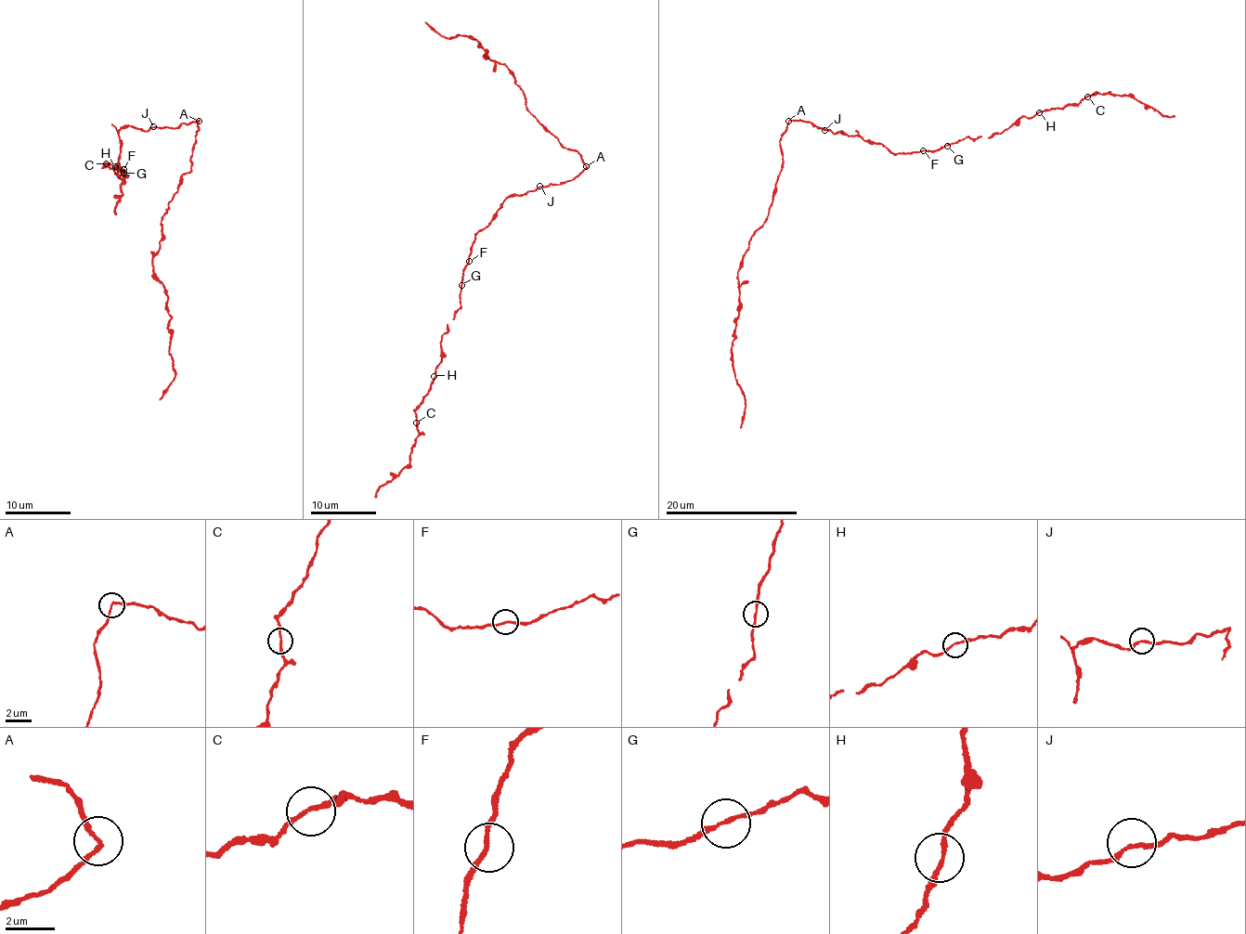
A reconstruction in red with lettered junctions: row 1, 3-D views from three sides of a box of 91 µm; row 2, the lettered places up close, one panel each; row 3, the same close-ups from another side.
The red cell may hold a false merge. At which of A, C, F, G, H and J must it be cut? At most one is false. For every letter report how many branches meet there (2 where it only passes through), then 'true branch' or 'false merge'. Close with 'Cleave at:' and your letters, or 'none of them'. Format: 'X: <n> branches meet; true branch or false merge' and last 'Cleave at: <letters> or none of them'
A: 2 branches meet; false merge
C: 2 branches meet; true branch
F: 2 branches meet; true branch
G: 2 branches meet; true branch
H: 2 branches meet; true branch
J: 2 branches meet; true branch
Cleave at: A

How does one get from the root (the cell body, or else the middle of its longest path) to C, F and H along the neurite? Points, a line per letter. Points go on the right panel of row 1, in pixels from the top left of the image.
C: (826, 130), (878, 142), (896, 154), (934, 150), (966, 137), (996, 135), (1024, 116), (1075, 105), (1087, 97)
F: (826, 130), (834, 135), (842, 131), (878, 142), (896, 154), (923, 150)
H: (826, 130), (878, 142), (896, 154), (908, 153), (938, 150), (966, 137), (996, 135), (1018, 119), (1039, 112)

